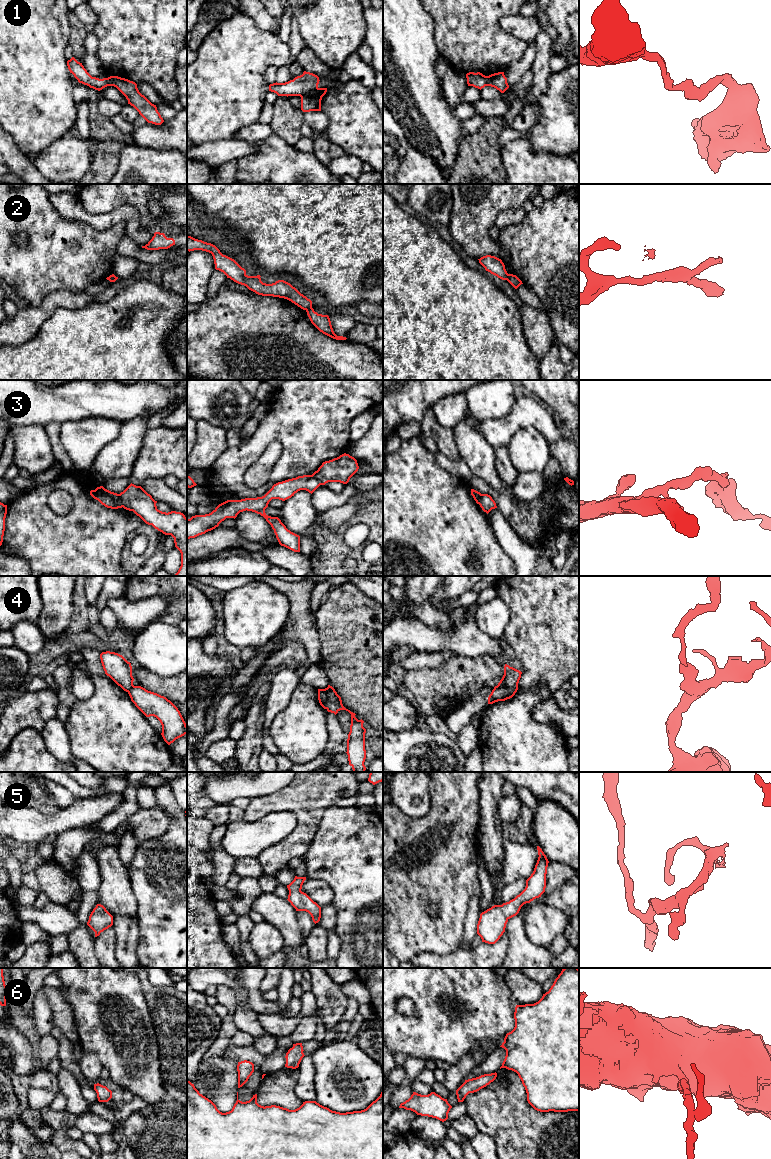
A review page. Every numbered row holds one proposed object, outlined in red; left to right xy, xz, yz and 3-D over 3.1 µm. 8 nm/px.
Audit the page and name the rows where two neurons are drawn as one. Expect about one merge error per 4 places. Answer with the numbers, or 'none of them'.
1, 2, 3, 4

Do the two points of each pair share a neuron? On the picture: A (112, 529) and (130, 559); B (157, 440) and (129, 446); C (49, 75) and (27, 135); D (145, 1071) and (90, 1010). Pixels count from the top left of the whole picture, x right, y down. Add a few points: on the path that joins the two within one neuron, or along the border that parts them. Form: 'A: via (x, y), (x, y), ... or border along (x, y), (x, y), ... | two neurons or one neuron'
A: border along (125, 543), (121, 553), (120, 565) | two neurons
B: border along (148, 428), (144, 434), (143, 443), (134, 465) | two neurons
C: via (34, 90), (32, 92), (32, 120) | one neuron
D: via (129, 1055), (104, 1032), (104, 1026) | one neuron

